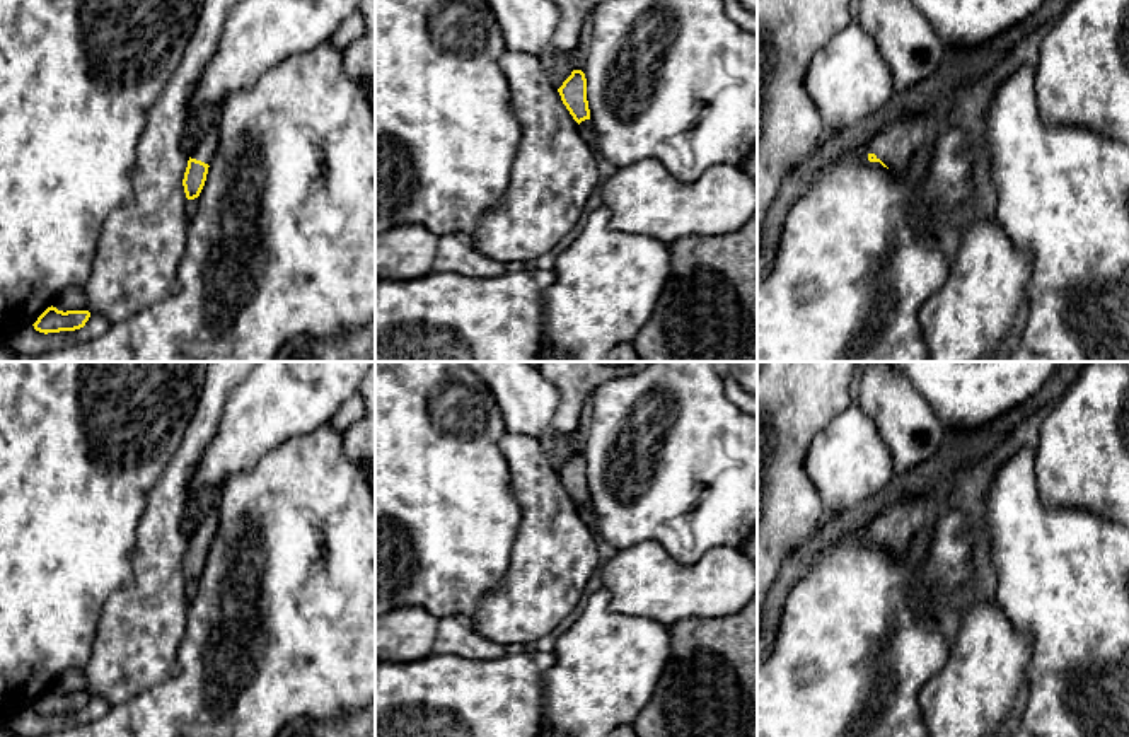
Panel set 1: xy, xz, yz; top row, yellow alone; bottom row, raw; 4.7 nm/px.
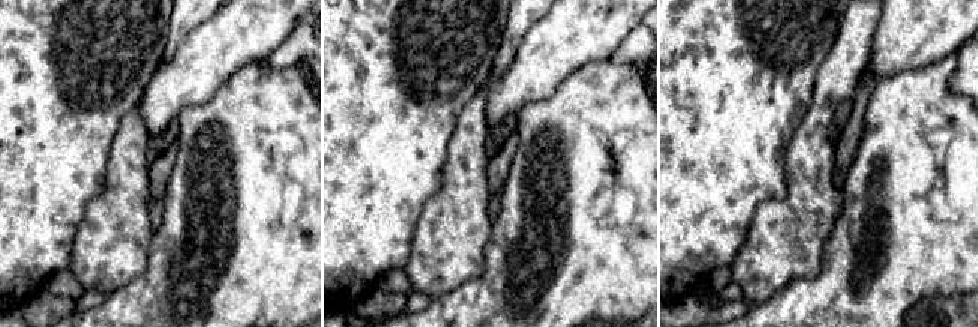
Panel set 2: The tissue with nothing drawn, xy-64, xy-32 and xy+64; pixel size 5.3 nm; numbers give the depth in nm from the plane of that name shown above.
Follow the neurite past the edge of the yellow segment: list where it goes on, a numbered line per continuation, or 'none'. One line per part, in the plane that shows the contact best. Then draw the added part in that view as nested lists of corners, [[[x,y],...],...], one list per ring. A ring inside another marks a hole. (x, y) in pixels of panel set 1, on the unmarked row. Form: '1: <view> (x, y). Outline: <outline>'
1: xy (203, 533). Outline: [[[217,505],[205,515],[205,519],[193,529],[189,529],[189,539],[210,548],[217,532],[218,512]]]

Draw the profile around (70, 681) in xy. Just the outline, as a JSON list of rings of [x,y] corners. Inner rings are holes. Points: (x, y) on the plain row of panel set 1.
[[[70,669],[61,672],[55,682],[53,682],[53,689],[56,689],[58,693],[87,693],[87,682],[84,677],[82,669]]]

